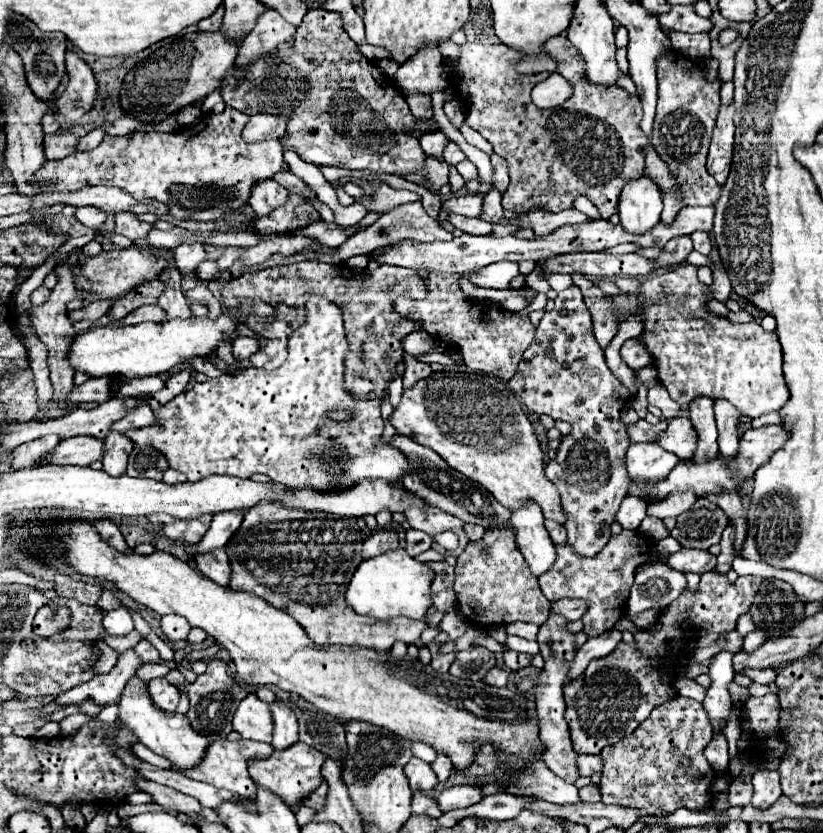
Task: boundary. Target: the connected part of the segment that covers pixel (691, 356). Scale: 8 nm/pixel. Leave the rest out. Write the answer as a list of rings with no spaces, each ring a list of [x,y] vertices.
[[[678,264],[668,272],[646,278],[642,282],[640,294],[612,296],[612,302],[618,308],[618,322],[634,312],[642,316],[644,332],[640,336],[640,342],[654,358],[654,364],[658,368],[658,382],[680,406],[688,404],[696,396],[708,396],[712,400],[728,400],[740,414],[750,418],[780,410],[788,402],[790,392],[782,376],[782,350],[776,332],[764,332],[762,326],[756,322],[734,324],[722,316],[710,314],[706,308],[706,304],[710,302],[710,290],[698,280],[696,270],[698,268],[692,264]]]

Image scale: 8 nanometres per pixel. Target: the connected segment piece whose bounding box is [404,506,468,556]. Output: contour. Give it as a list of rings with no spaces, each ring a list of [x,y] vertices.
[[[428,506],[428,510],[412,508],[412,510],[406,510],[406,514],[404,514],[404,516],[406,516],[406,520],[408,520],[410,528],[422,530],[422,532],[430,534],[432,538],[434,538],[436,534],[440,534],[440,532],[446,532],[446,530],[456,532],[456,534],[458,534],[458,538],[460,538],[460,546],[458,546],[456,550],[452,550],[452,552],[444,550],[438,542],[432,542],[432,548],[434,548],[434,550],[438,550],[438,552],[442,552],[444,556],[460,556],[460,554],[462,554],[462,550],[464,550],[464,548],[466,548],[466,544],[468,544],[468,536],[466,536],[466,534],[464,534],[464,530],[462,530],[464,522],[462,522],[460,518],[454,518],[454,516],[446,514],[446,512],[442,512],[442,510],[440,510],[440,508],[436,508],[436,506]]]

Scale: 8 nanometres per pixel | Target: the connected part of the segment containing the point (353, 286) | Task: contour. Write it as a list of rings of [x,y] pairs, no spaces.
[[[298,262],[290,266],[268,268],[256,274],[244,274],[226,282],[222,286],[222,306],[240,318],[238,308],[246,302],[270,302],[276,308],[274,316],[260,318],[260,316],[246,316],[242,322],[256,332],[260,340],[259,352],[250,357],[253,367],[274,370],[285,362],[288,351],[288,336],[304,324],[304,300],[308,296],[326,296],[330,298],[344,314],[344,330],[350,344],[350,354],[346,356],[346,392],[360,400],[384,398],[388,384],[394,378],[404,376],[404,336],[418,332],[420,322],[400,316],[394,310],[394,300],[402,294],[412,300],[426,298],[426,284],[416,272],[408,268],[394,268],[382,264],[376,270],[352,270],[344,264],[322,264],[322,262]]]

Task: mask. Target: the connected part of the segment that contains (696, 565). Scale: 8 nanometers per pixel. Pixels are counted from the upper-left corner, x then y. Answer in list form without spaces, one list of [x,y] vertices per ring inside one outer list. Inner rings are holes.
[[[682,548],[682,550],[678,550],[674,556],[668,558],[668,564],[670,564],[674,570],[680,570],[680,572],[704,574],[704,572],[716,568],[716,556],[712,556],[708,550]]]

